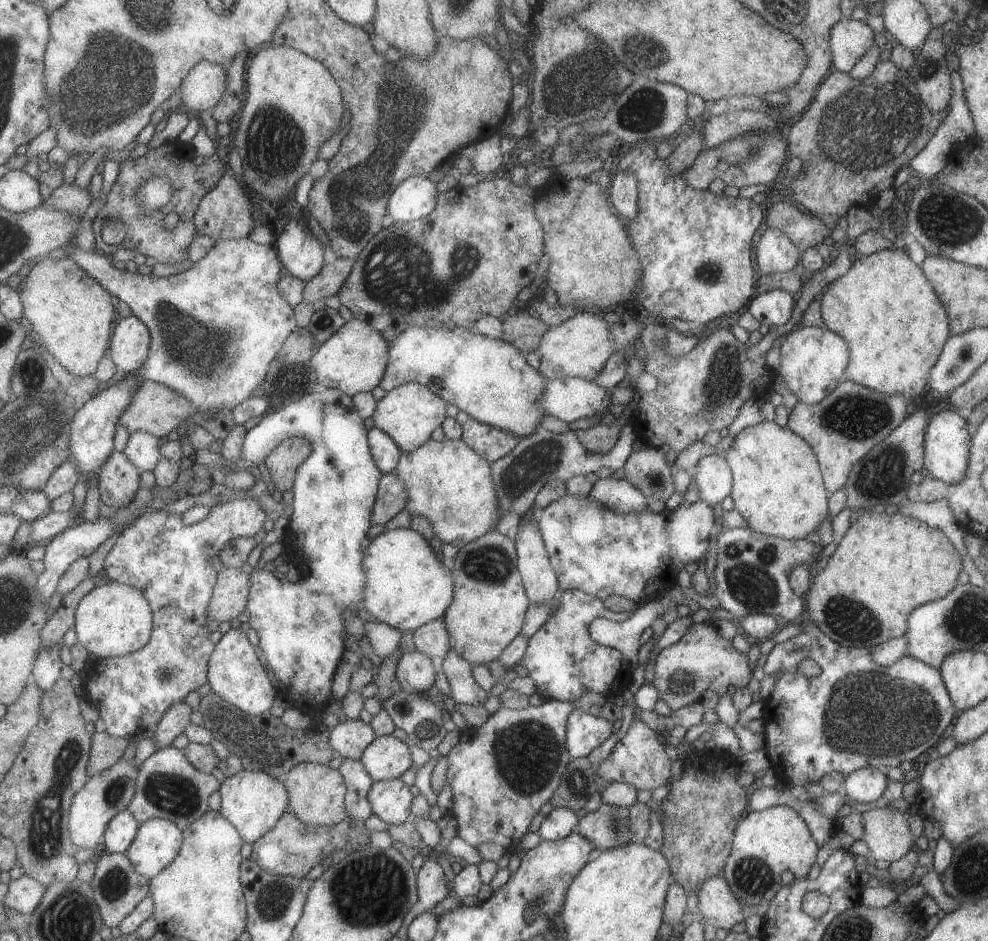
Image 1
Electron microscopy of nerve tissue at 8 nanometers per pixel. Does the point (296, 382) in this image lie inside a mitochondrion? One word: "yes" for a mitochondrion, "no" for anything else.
yes

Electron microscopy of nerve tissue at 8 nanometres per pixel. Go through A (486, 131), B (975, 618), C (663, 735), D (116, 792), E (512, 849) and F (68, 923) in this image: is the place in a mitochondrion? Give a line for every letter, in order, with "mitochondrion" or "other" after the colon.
A: other
B: mitochondrion
C: other
D: mitochondrion
E: other
F: mitochondrion

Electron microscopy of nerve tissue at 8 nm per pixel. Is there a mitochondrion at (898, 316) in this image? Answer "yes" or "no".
no

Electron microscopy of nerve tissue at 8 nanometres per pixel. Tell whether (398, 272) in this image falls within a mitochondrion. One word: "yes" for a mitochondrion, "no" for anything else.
yes

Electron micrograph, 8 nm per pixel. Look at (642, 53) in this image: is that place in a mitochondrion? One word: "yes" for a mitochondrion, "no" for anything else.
yes

